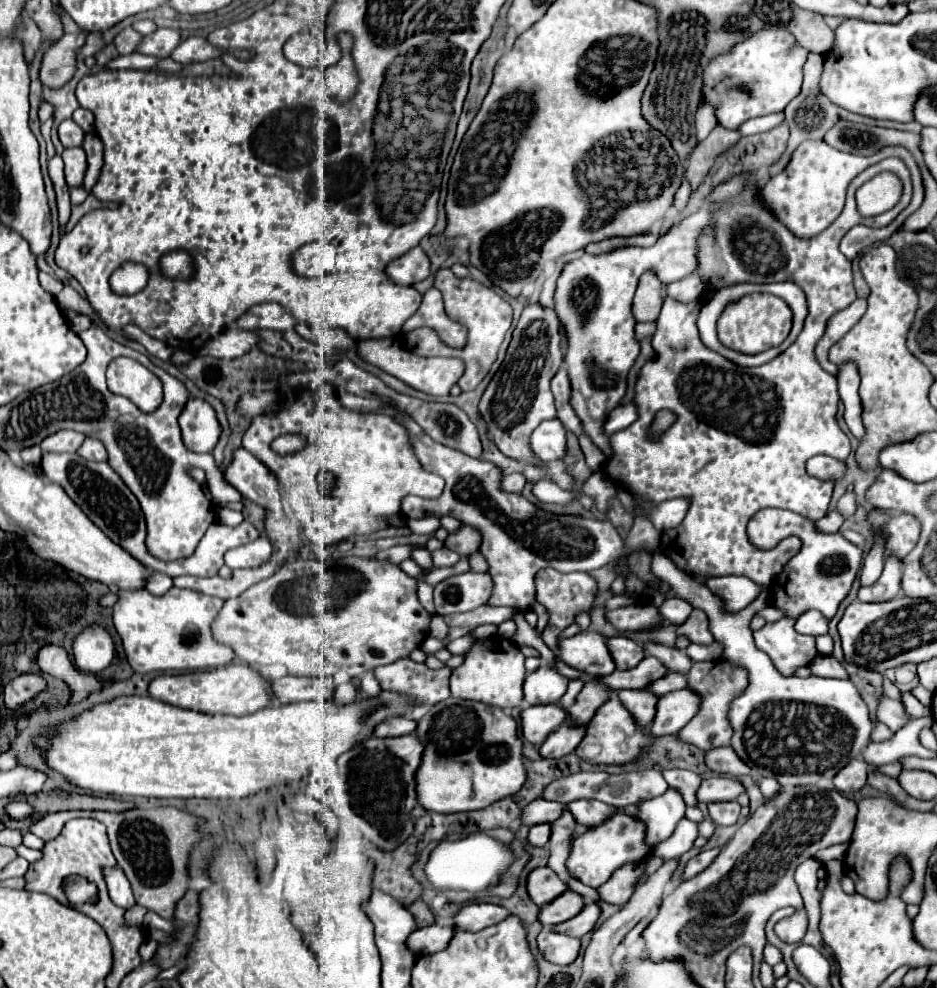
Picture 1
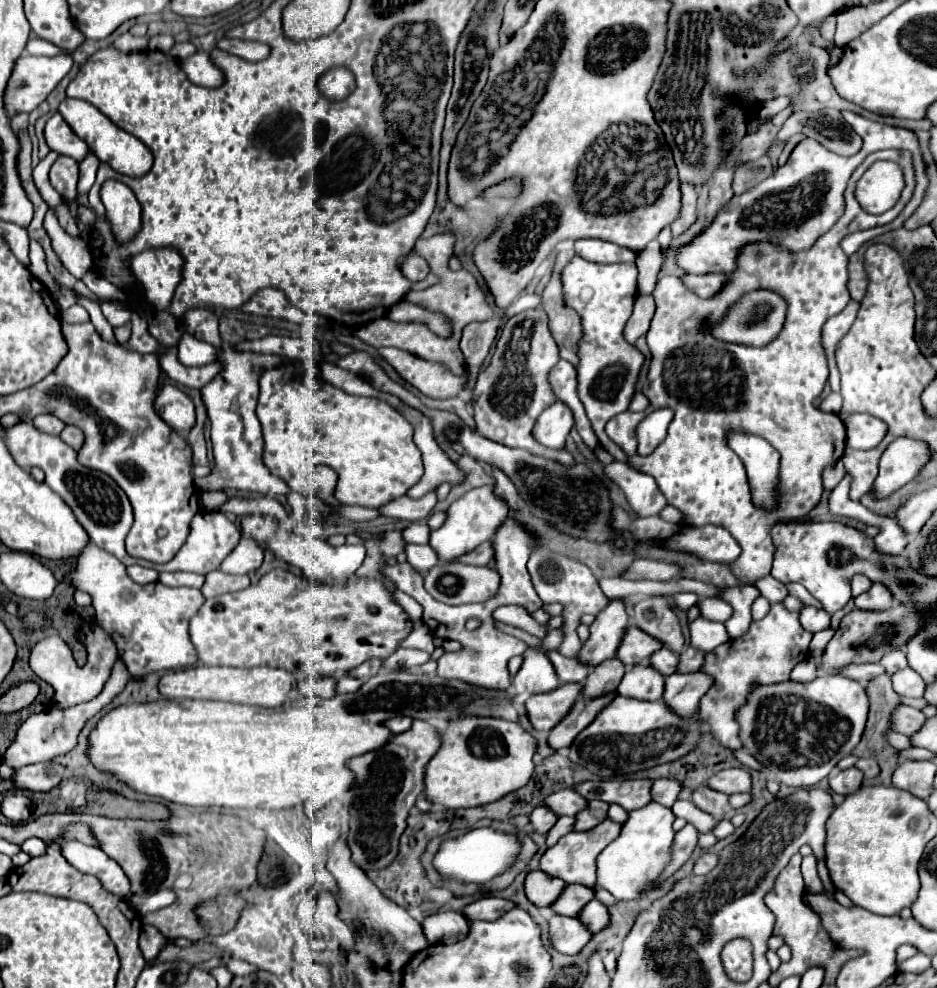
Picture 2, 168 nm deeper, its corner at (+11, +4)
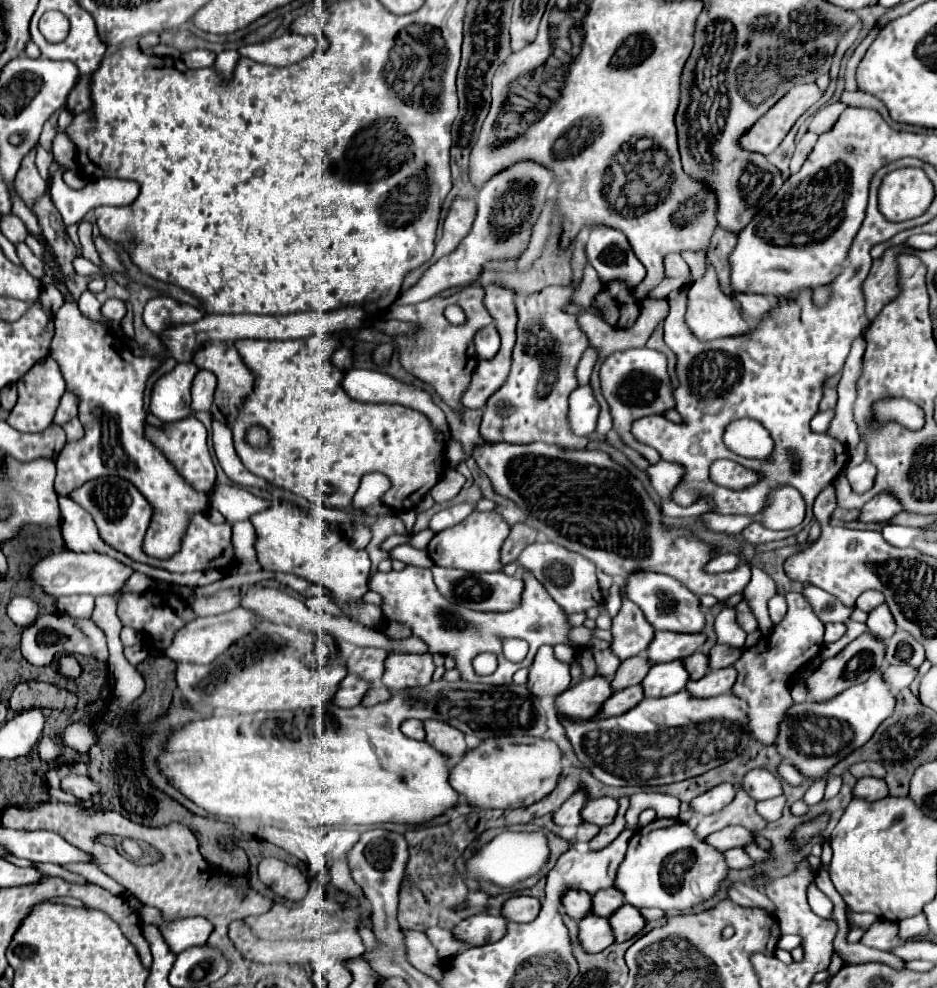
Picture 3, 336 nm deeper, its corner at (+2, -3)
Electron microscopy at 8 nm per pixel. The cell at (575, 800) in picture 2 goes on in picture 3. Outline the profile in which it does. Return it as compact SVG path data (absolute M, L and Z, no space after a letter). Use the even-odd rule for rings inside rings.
M611 797L591 799L591 801L585 805L585 809L581 811L581 817L583 817L583 821L587 821L587 823L605 827L605 825L611 825L611 823L613 823L613 817L617 815L617 809L619 809L617 799L611 799Z

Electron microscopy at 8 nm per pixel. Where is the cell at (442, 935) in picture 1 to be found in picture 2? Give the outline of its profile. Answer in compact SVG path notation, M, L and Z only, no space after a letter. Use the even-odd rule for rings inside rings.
M434 912L424 918L422 930L430 944L452 944L466 936L468 918L462 912Z

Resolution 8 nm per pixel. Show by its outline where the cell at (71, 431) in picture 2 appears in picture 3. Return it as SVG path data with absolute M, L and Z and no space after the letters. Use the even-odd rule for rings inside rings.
M73 417L73 421L67 421L63 425L63 431L67 433L67 441L77 441L83 435L83 427L81 427L81 423L79 423L77 417Z

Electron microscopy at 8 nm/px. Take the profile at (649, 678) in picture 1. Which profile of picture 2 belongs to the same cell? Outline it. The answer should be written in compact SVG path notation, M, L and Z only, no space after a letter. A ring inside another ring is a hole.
M660 648L656 654L652 654L646 662L648 666L652 666L654 670L660 670L662 676L670 676L676 672L676 664L678 664L678 656L668 650L668 648Z

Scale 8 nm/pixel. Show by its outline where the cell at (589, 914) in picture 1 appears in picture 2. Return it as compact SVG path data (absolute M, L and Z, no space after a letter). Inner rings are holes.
M598 900L588 902L588 906L584 906L584 910L578 916L584 922L584 926L588 926L592 930L592 934L600 932L604 926L608 926L608 908L604 904L600 904Z

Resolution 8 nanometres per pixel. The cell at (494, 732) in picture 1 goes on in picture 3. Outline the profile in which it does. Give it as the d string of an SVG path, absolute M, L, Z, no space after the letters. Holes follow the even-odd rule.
M502 735L485 739L477 749L453 765L451 787L477 809L515 809L529 807L547 797L563 771L563 753L551 739L529 735Z

